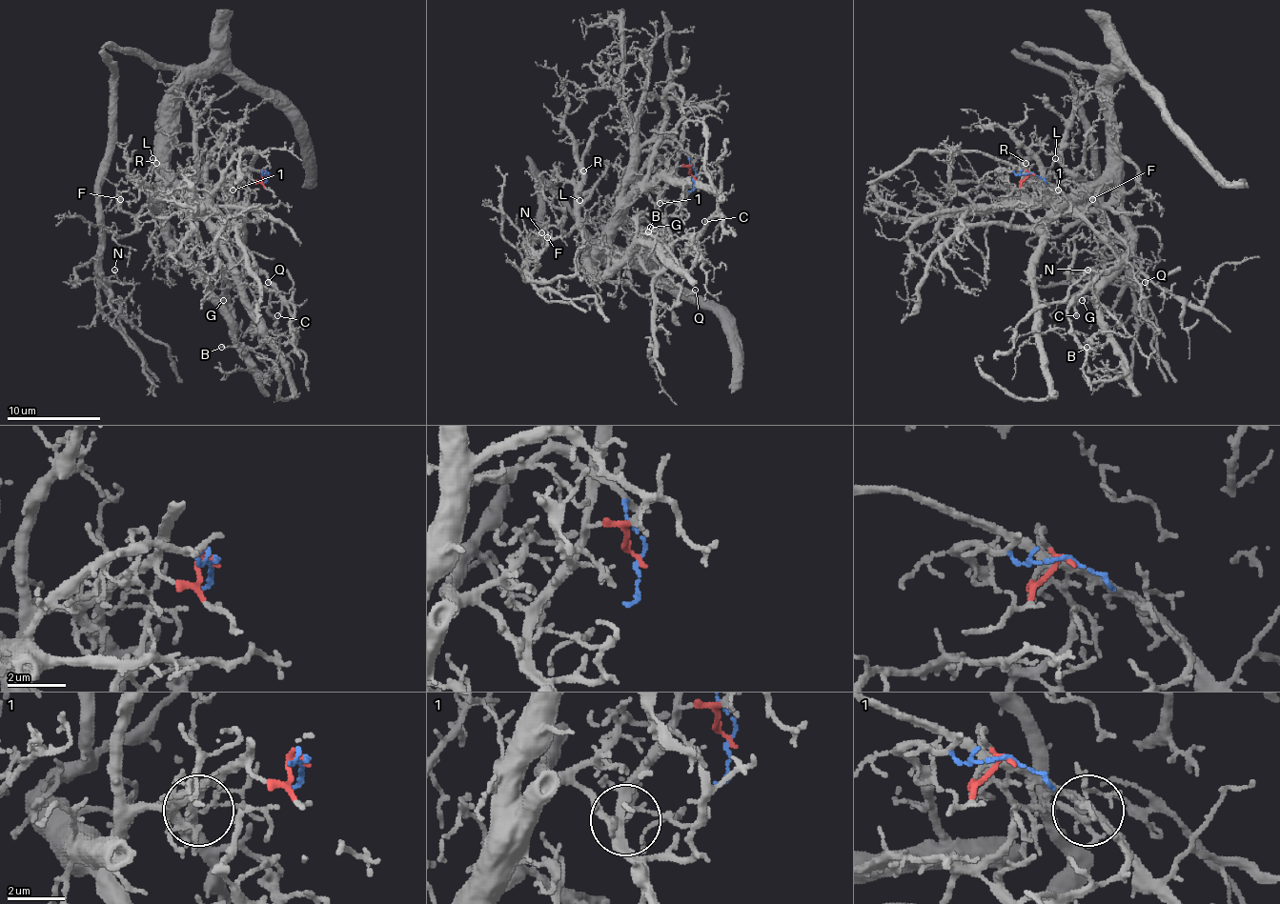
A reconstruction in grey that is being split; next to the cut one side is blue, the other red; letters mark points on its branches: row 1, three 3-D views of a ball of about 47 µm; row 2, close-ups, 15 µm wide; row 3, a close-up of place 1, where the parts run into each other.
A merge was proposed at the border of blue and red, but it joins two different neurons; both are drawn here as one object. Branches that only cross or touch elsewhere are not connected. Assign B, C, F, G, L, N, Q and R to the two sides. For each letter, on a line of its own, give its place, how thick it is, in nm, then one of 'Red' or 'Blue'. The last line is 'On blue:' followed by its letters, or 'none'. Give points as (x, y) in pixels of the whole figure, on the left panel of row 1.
B: Place: (221, 347). Thickness 150 nm. Blue
C: Place: (277, 315). Thickness 200 nm. Red
F: Place: (120, 199). Thickness 110 nm. Blue
G: Place: (223, 300). Thickness 90 nm. Blue
L: Place: (152, 158). Thickness 150 nm. Blue
N: Place: (114, 270). Thickness 130 nm. Blue
Q: Place: (268, 282). Thickness 110 nm. Red
R: Place: (156, 163). Thickness 130 nm. Blue
On blue: B, F, G, L, N, R

